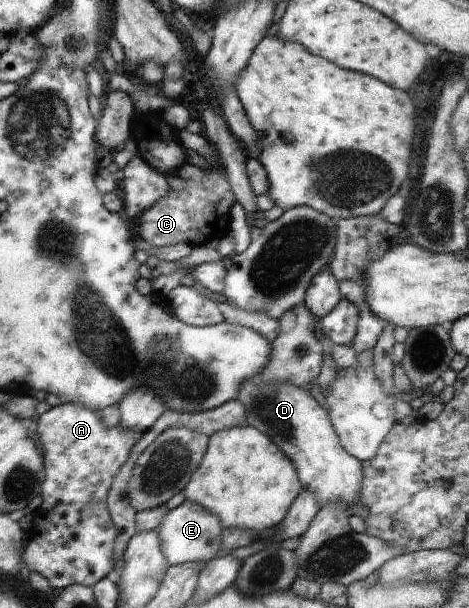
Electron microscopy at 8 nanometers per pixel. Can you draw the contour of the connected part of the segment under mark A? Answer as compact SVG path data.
M71 402L52 406L49 411L39 415L37 424L40 445L45 451L45 480L40 491L44 503L41 503L41 508L42 511L60 511L60 529L38 529L38 533L29 539L22 559L29 571L40 573L57 592L74 584L91 587L114 569L113 556L118 529L110 517L106 497L112 489L114 477L120 473L130 451L142 439L144 432L124 429L121 424L108 428L98 411Z

